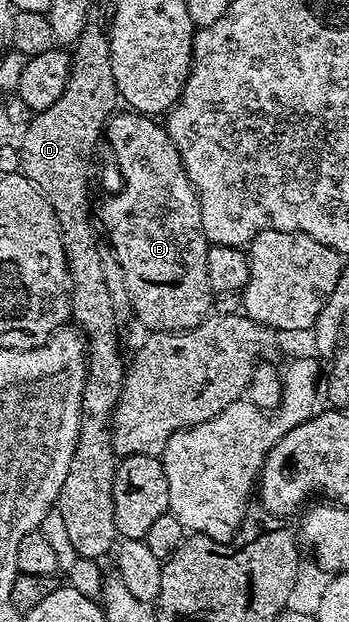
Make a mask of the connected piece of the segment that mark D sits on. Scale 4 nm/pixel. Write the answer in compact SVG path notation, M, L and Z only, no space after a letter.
M106 32L96 37L84 36L75 42L70 50L71 74L65 83L65 91L61 91L61 99L53 103L45 111L34 114L23 133L23 142L19 145L18 172L27 177L45 195L45 203L53 207L53 215L57 215L57 227L61 231L61 247L65 251L65 263L71 280L71 316L83 340L87 342L87 374L85 387L81 395L81 419L77 447L73 451L73 459L69 459L69 472L65 475L65 483L61 483L57 510L66 524L67 534L78 555L88 559L102 559L107 552L112 552L117 541L115 524L113 523L113 479L117 454L111 443L111 416L119 402L121 387L125 376L125 357L119 354L119 320L120 314L113 307L113 298L105 284L105 275L101 268L99 245L95 241L93 224L93 205L87 194L87 168L91 165L91 156L95 153L95 144L101 141L105 126L116 112L117 94L113 79L113 63L111 62L111 42Z

